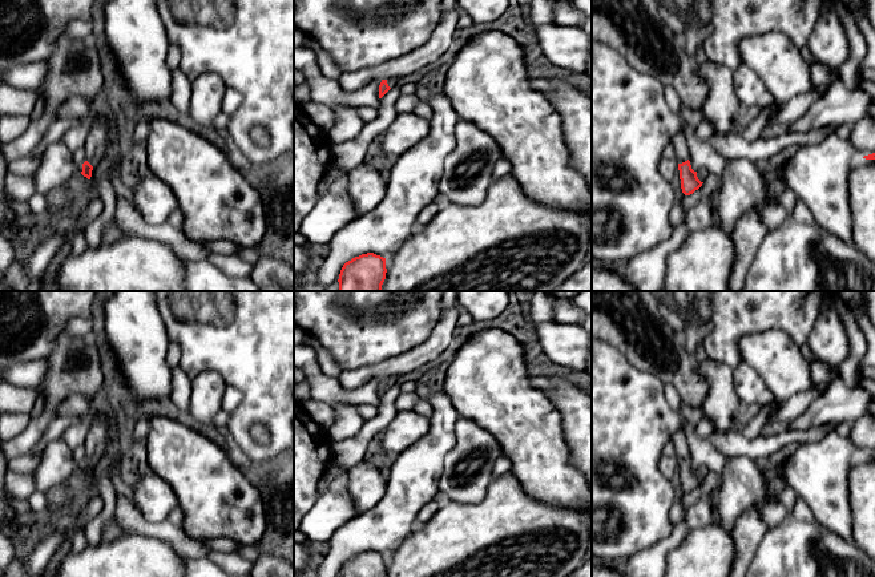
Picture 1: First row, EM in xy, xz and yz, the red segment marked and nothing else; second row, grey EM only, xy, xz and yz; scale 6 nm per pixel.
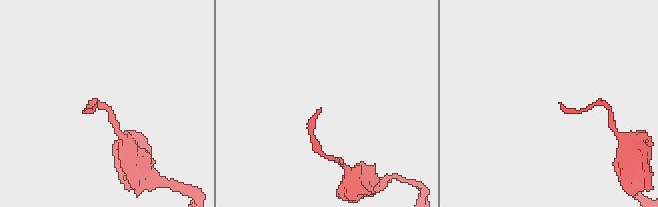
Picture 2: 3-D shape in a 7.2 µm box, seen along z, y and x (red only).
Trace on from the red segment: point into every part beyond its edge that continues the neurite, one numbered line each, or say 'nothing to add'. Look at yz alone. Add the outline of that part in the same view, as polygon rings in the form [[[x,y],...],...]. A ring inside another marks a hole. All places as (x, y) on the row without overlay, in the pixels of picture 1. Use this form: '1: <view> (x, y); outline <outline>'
1: yz (678, 440); outline [[[682,429],[673,436],[670,443],[676,447],[678,461],[682,461],[689,457],[688,441]]]

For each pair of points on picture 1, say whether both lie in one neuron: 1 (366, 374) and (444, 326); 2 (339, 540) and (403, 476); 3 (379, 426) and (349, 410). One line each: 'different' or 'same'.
1: same
2: same
3: different

